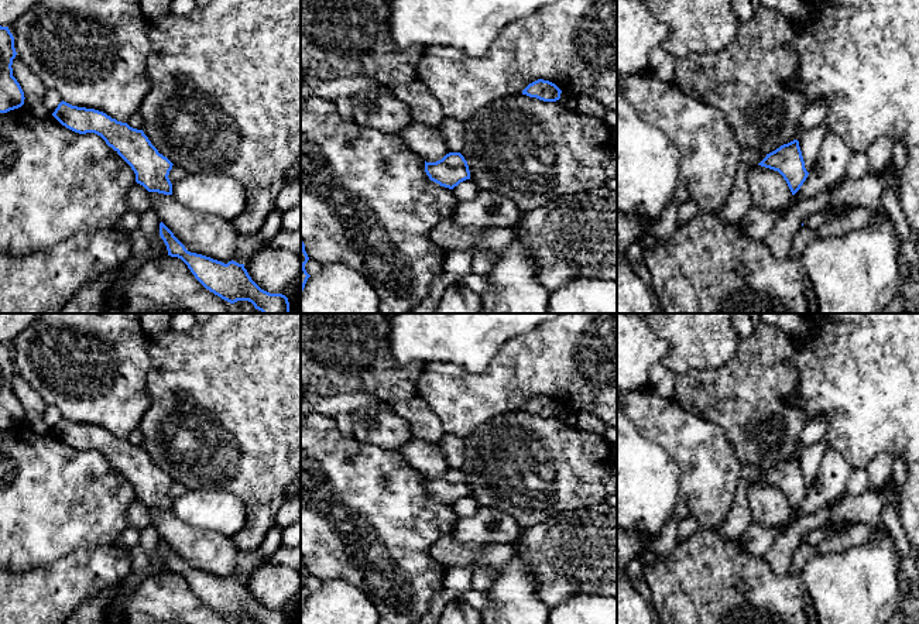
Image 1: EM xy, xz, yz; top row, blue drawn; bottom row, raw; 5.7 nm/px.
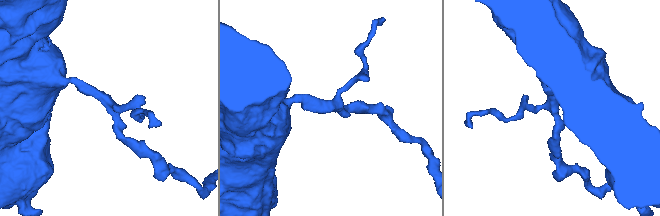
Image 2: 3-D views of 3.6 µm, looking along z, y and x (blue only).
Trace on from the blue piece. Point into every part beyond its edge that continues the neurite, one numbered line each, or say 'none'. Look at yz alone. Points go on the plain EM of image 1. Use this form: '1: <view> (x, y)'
none

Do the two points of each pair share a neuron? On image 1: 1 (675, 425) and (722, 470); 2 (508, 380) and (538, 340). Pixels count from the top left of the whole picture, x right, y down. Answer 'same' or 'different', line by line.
1: same
2: same

